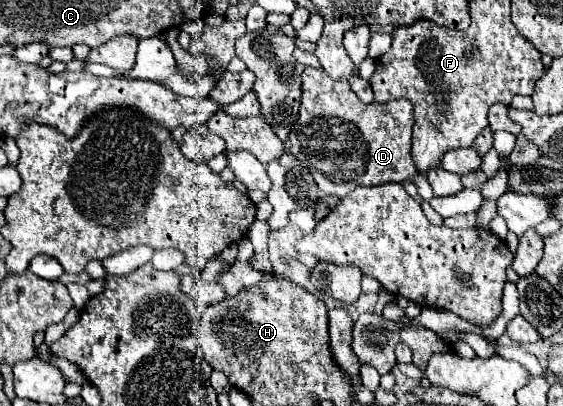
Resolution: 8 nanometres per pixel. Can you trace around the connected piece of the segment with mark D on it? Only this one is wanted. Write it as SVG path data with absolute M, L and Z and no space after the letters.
M306 67L302 73L300 113L288 135L288 151L310 169L322 193L346 197L360 185L374 187L390 181L400 183L416 175L410 157L412 125L412 103L406 99L366 105L356 99L348 81L334 81L322 67Z

